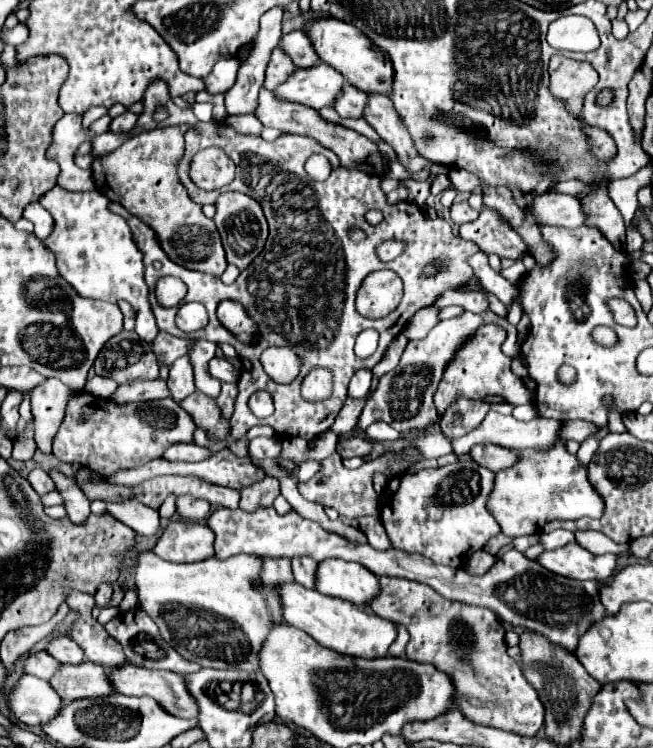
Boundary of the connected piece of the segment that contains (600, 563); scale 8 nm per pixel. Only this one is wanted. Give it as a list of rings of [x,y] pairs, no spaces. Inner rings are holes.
[[[577,543],[555,551],[543,551],[535,559],[541,567],[571,579],[607,579],[613,575],[617,555],[593,555]]]

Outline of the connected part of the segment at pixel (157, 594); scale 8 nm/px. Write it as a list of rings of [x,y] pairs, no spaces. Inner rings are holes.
[[[145,551],[137,553],[135,565],[135,589],[137,589],[137,607],[147,611],[147,615],[157,623],[163,639],[175,647],[175,651],[201,667],[213,669],[243,669],[257,671],[257,651],[265,641],[271,621],[267,615],[265,599],[251,587],[251,579],[259,577],[261,559],[253,555],[235,555],[229,559],[205,559],[199,563],[167,563],[155,553]]]

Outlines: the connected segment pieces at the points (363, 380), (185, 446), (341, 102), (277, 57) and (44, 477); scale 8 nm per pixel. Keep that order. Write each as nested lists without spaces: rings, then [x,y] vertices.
[[[359,369],[349,383],[349,395],[351,397],[365,397],[369,391],[369,385],[371,385],[371,377],[373,377],[371,369]]]
[[[193,439],[193,443],[175,443],[165,451],[165,459],[169,461],[203,461],[209,459],[213,453],[205,447],[199,447]]]
[[[347,83],[347,85],[343,85],[341,93],[335,97],[335,101],[333,101],[331,107],[333,107],[341,117],[359,119],[359,117],[361,117],[361,111],[365,109],[365,105],[363,105],[365,101],[367,101],[367,95]]]
[[[275,47],[275,51],[271,53],[269,65],[267,65],[267,79],[263,83],[263,87],[267,87],[269,91],[275,89],[281,81],[285,81],[297,67],[291,63],[291,59],[279,49]]]
[[[33,469],[31,473],[29,473],[29,483],[31,483],[31,487],[39,493],[39,495],[45,495],[45,493],[49,493],[49,491],[53,491],[55,489],[55,485],[53,485],[53,481],[51,481],[51,477],[43,471],[43,469]]]

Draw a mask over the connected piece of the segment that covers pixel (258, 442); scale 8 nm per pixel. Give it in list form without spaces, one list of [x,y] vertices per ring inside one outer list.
[[[257,437],[249,441],[249,453],[257,459],[265,457],[279,457],[281,453],[281,439],[279,437]]]

